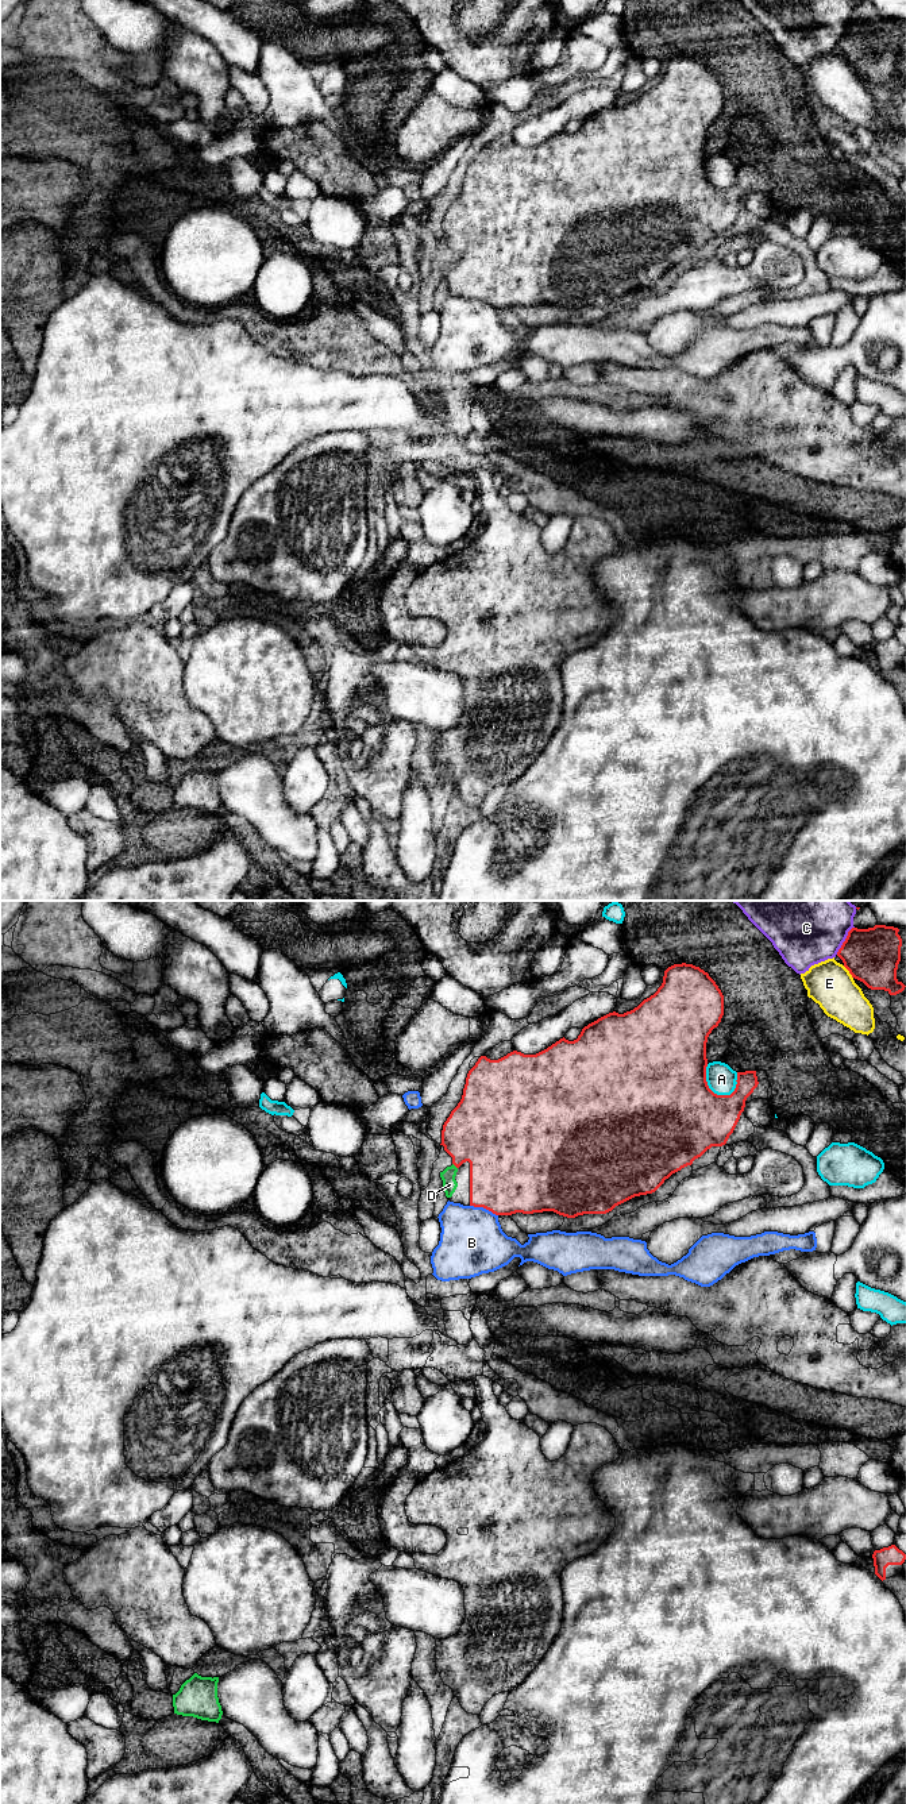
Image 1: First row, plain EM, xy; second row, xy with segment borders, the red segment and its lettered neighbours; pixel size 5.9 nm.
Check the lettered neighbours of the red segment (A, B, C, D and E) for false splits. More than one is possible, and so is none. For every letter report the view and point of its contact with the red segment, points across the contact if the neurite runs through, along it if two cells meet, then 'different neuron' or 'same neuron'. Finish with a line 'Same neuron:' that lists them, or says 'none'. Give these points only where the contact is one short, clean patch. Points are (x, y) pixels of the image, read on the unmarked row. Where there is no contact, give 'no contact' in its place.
A: meets red in xy at (708, 178); different neuron
B: meets red in xy at (484, 300); different neuron
C: meets red in xy at (845, 33); different neuron
D: meets red in xy at (454, 257); runs through xy (478, 223), (462, 239), (454, 257), (450, 265), (450, 277); same neuron
E: meets red in xy at (849, 65); different neuron
Same neuron: D

